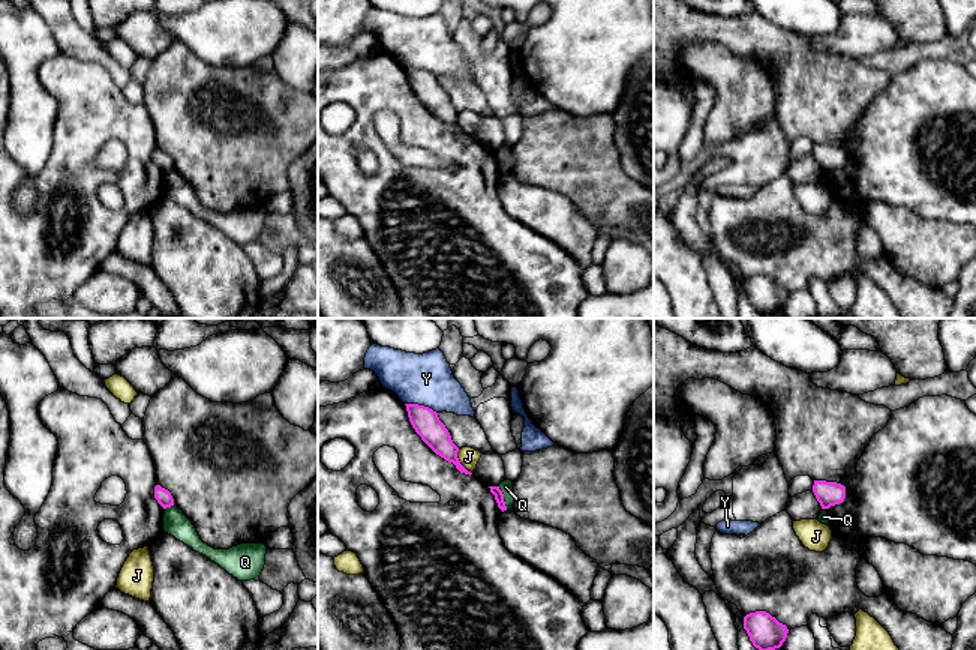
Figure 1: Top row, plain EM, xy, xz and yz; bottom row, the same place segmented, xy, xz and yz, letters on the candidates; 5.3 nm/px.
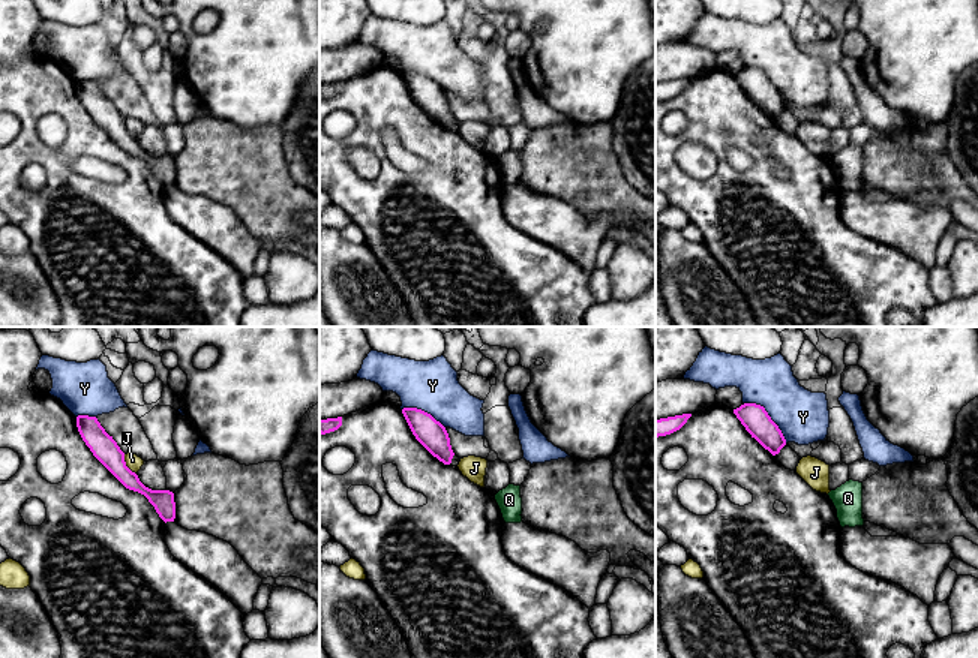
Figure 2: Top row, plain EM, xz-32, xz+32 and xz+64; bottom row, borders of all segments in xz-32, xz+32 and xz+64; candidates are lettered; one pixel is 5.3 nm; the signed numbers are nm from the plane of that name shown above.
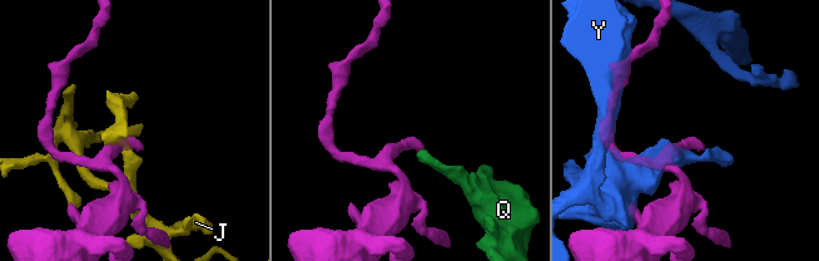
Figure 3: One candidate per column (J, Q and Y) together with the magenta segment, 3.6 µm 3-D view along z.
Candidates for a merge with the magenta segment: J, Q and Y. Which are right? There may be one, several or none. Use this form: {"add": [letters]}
{"add": []}

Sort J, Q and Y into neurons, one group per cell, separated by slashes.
J / Q / Y

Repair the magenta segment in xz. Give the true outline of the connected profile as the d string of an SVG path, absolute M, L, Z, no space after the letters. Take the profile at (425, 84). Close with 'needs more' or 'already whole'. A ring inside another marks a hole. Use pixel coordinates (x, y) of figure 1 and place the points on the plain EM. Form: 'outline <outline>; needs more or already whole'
outline M405 68L409 86L421 104L441 122L453 126L460 137L472 138L459 125L459 111L453 107L445 89L439 84L438 77L418 68Z; already whole

